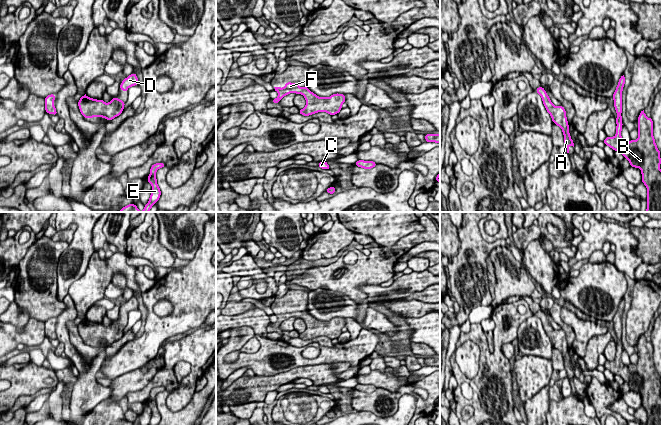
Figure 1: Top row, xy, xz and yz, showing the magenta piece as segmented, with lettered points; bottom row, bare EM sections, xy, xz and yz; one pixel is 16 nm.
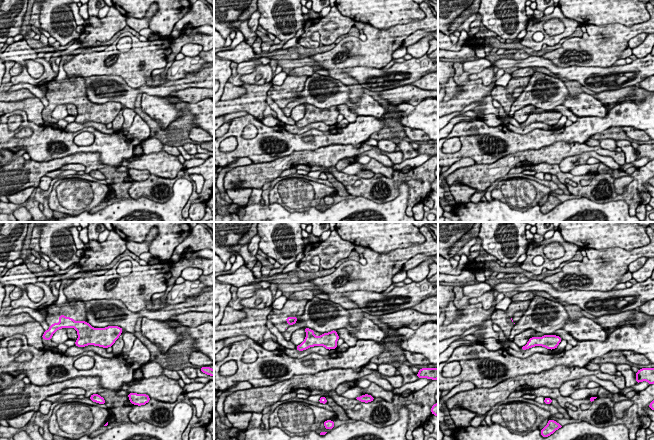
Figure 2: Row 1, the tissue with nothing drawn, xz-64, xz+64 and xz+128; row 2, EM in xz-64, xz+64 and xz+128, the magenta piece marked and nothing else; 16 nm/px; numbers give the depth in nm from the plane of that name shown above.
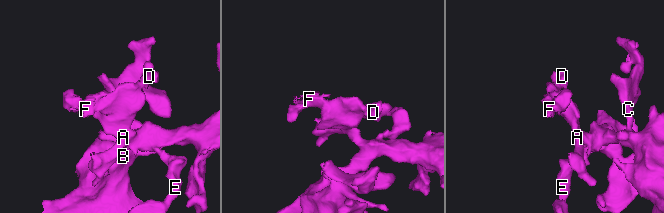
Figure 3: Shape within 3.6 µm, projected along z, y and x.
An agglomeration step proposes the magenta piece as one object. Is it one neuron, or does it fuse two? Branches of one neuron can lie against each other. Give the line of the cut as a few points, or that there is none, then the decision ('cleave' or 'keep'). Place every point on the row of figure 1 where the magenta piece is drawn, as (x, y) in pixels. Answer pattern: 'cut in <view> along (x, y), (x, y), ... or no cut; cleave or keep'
no cut; keep

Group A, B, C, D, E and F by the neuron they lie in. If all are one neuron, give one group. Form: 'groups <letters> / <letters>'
groups A B C D E F

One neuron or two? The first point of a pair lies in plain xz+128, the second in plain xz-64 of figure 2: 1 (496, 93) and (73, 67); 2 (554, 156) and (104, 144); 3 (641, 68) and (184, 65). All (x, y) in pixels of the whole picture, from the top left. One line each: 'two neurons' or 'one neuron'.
1: two neurons
2: two neurons
3: one neuron

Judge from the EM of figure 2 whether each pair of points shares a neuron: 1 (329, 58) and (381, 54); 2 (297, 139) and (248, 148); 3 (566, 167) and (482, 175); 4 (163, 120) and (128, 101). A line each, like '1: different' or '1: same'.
1: same
2: same
3: different
4: different

